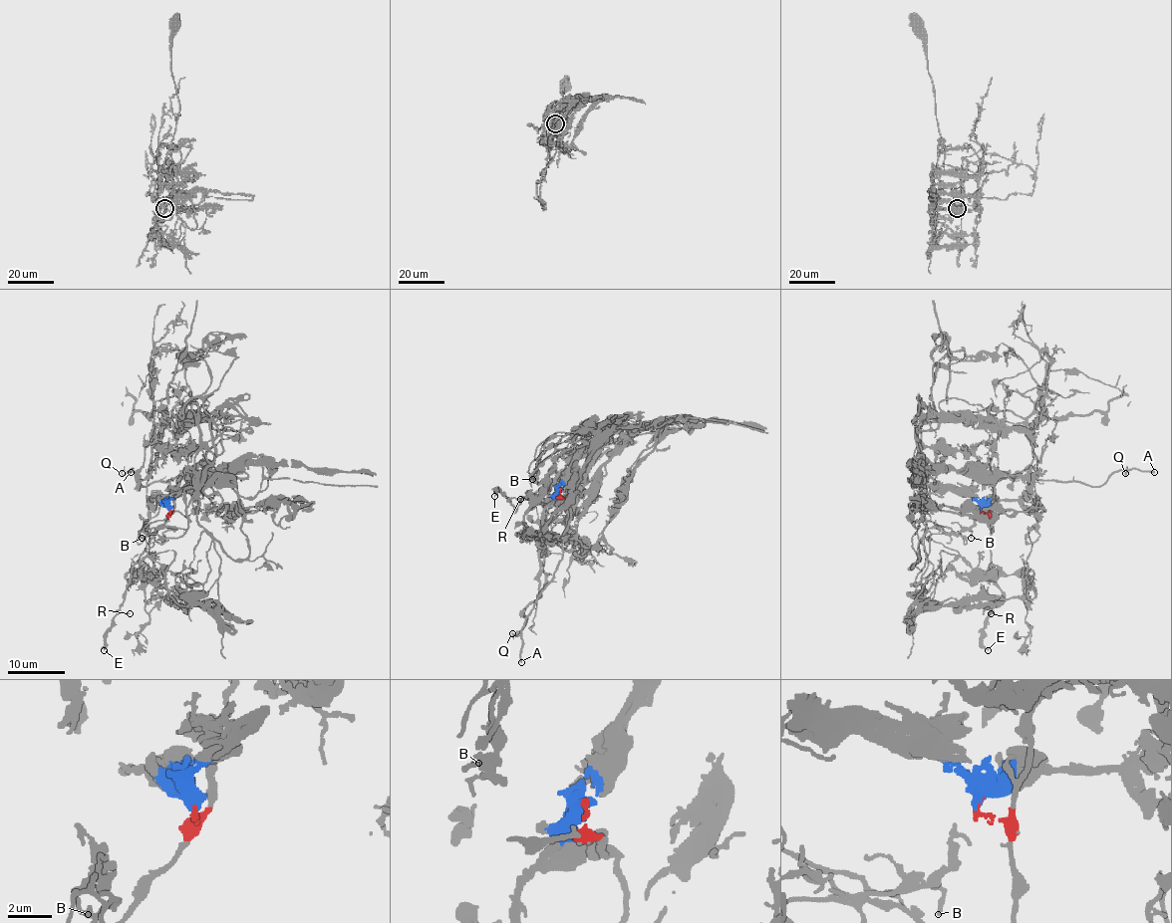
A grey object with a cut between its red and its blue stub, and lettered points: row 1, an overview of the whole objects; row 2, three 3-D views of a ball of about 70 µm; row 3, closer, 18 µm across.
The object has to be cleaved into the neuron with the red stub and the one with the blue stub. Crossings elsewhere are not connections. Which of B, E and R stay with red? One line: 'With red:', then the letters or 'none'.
With red: E, R

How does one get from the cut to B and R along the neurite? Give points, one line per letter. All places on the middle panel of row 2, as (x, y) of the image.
B: (560, 488), (566, 470), (590, 434), (587, 430), (550, 445), (538, 457), (533, 478)
R: (560, 488), (560, 494), (553, 498), (523, 497), (516, 510), (510, 500), (520, 500)

